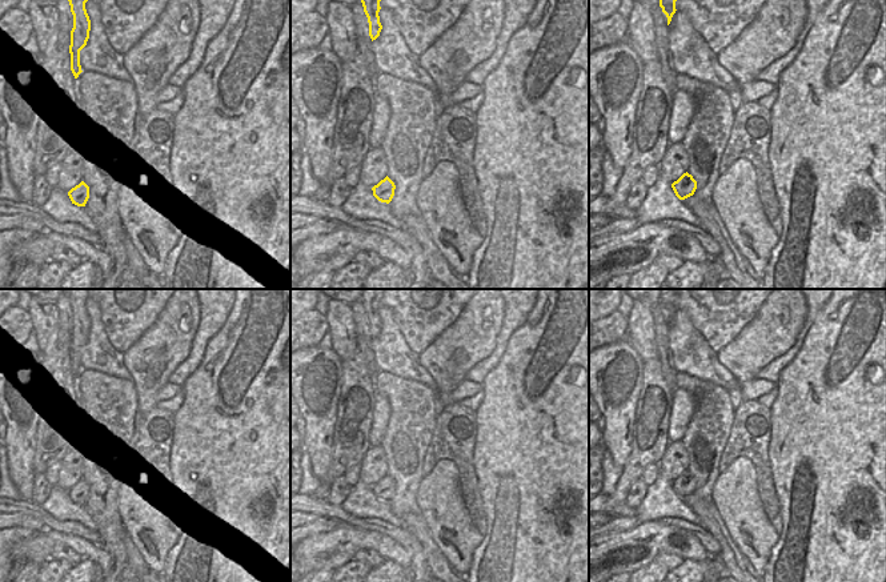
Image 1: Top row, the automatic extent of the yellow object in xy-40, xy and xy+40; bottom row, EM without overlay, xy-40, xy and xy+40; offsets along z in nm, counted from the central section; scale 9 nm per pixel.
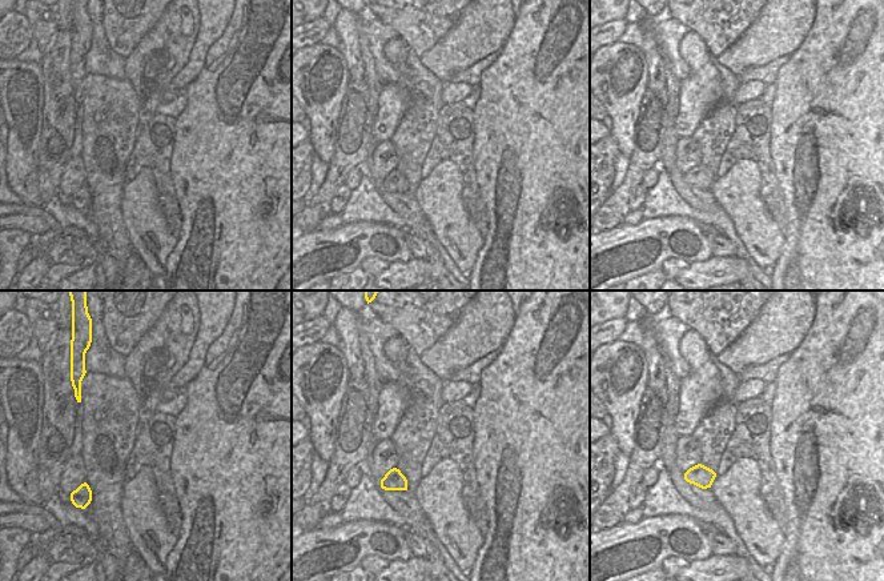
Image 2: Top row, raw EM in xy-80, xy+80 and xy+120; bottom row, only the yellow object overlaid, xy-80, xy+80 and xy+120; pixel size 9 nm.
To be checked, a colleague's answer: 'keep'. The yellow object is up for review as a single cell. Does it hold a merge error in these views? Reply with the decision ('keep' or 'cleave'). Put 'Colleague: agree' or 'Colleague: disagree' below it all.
keep
Colleague: agree

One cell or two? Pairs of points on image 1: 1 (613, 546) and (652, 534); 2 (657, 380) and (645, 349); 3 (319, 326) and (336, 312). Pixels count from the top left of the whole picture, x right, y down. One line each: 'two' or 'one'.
1: one
2: two
3: two

